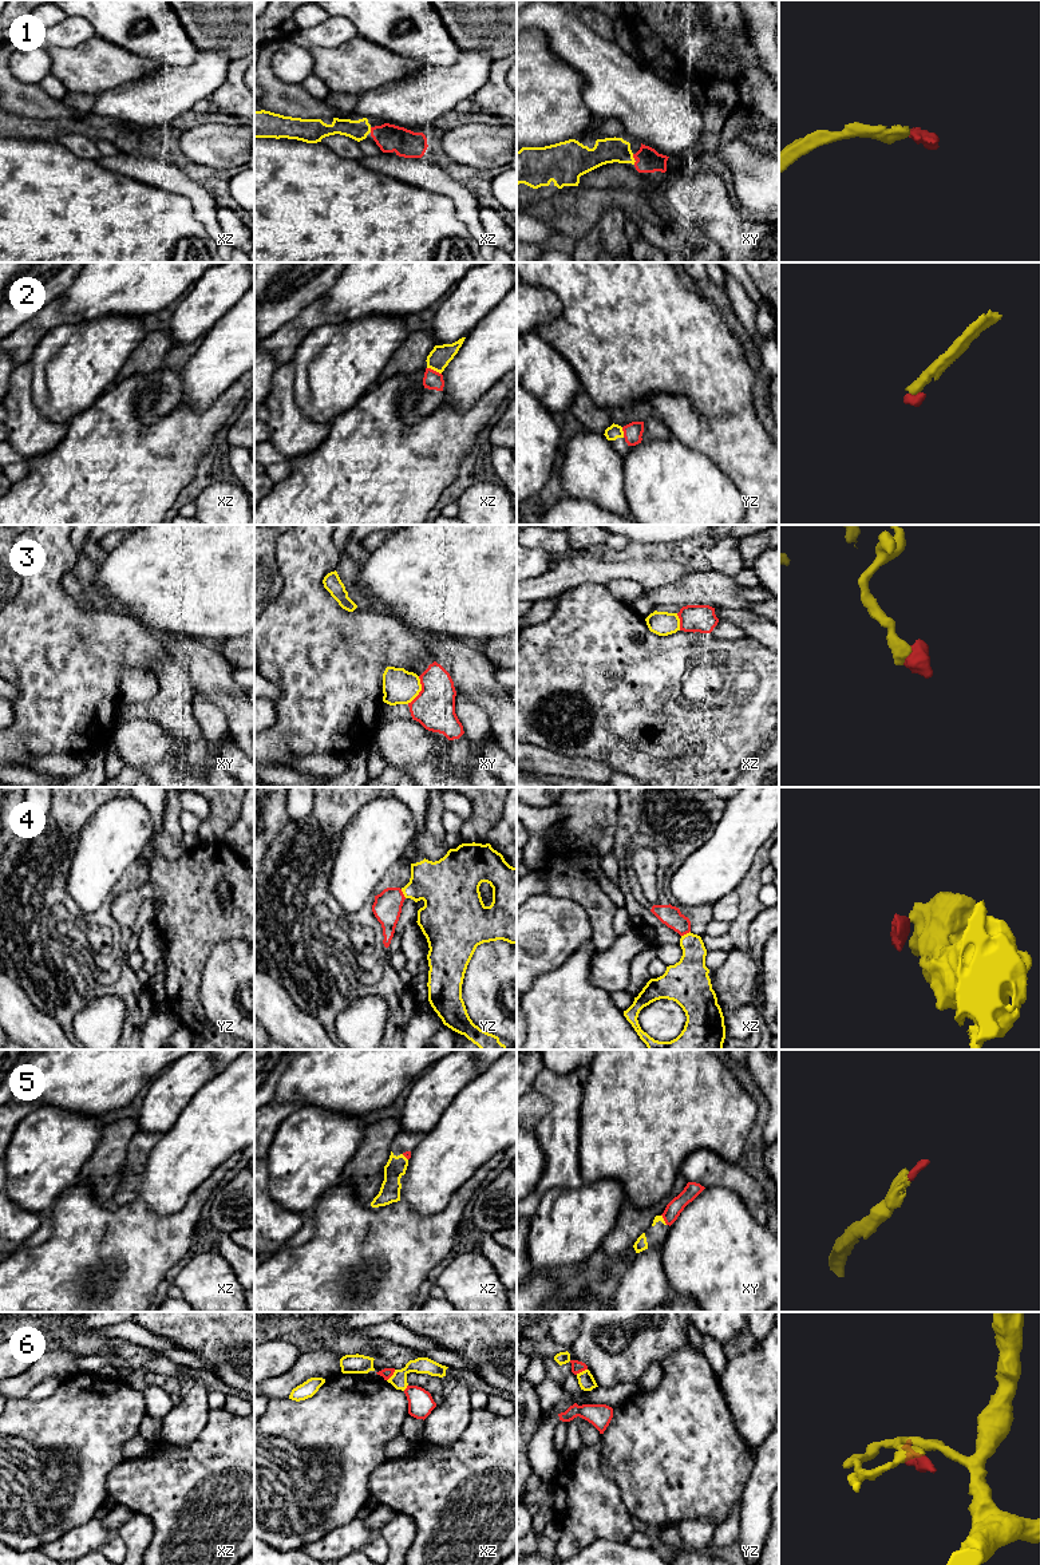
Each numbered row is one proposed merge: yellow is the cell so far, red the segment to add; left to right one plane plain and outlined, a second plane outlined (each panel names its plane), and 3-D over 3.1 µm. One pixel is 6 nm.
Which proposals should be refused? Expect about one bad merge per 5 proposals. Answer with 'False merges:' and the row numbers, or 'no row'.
False merges: 3, 6

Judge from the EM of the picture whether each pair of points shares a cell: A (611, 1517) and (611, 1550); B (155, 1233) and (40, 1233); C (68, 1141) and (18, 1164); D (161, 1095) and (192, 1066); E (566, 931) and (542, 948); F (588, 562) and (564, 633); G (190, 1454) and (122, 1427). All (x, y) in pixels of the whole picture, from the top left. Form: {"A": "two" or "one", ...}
{"A": "two", "B": "two", "C": "one", "D": "one", "E": "one", "F": "two", "G": "two"}

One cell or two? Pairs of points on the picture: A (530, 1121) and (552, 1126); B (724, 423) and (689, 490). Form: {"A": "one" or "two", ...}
{"A": "two", "B": "two"}

